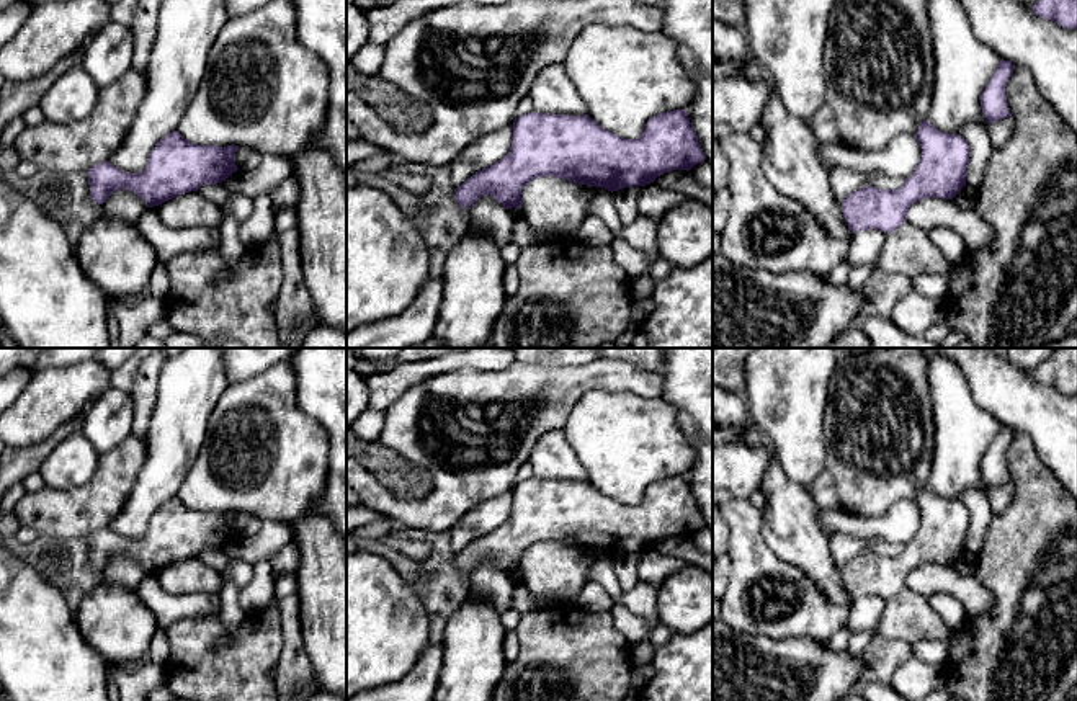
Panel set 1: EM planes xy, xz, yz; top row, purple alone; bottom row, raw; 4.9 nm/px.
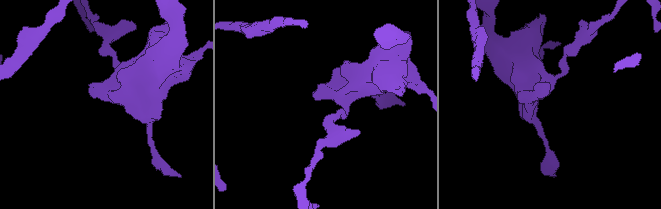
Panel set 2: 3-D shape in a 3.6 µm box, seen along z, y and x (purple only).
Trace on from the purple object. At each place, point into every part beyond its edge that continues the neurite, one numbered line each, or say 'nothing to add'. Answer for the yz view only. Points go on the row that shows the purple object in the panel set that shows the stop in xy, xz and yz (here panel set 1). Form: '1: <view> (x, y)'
nothing to add

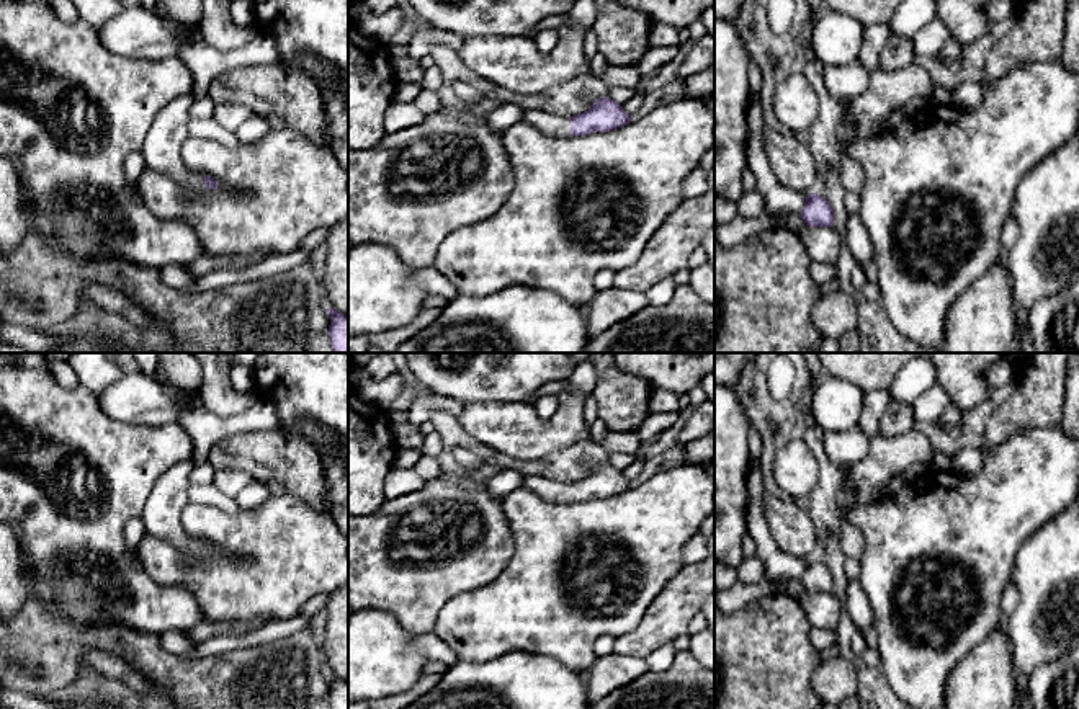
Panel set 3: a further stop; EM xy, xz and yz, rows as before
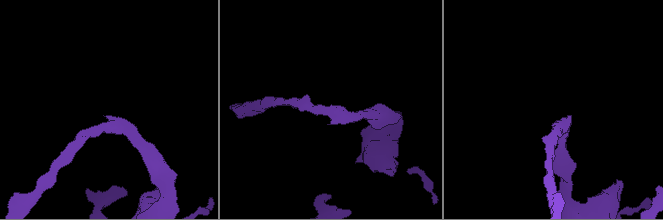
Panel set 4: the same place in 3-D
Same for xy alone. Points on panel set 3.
1: xy (161, 151)

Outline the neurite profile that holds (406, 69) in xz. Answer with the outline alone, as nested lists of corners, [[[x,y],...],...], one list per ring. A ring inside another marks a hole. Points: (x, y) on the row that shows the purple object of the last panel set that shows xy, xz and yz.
[[[410,56],[402,57],[397,64],[394,64],[396,78],[399,83],[410,82],[410,83],[422,83],[423,69],[420,64],[415,64]]]

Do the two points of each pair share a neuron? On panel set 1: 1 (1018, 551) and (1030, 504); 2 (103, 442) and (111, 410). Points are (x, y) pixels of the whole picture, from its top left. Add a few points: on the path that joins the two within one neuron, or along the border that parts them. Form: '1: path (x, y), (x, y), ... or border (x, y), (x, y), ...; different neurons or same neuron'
1: path (1030, 540), (1030, 515); same neuron
2: path (105, 433), (108, 419); same neuron

